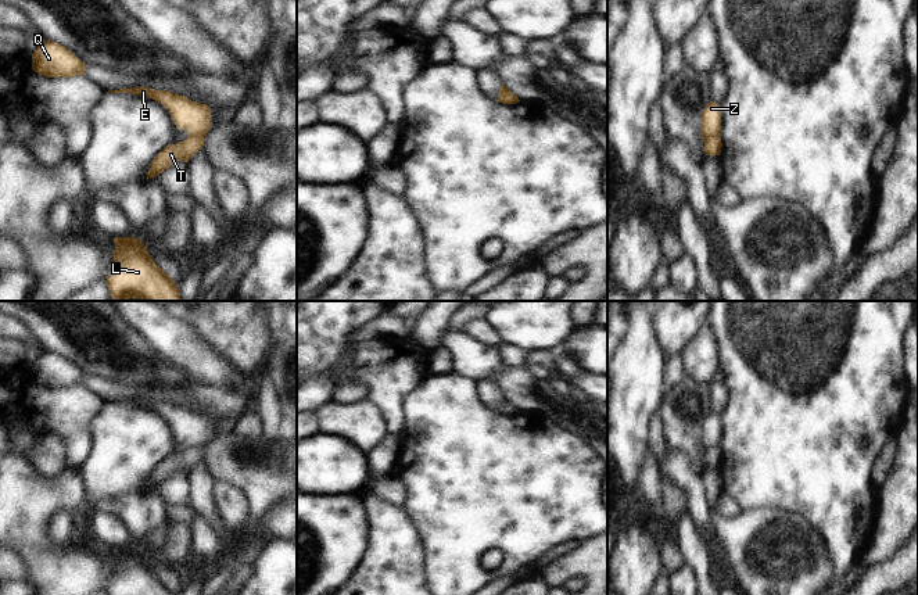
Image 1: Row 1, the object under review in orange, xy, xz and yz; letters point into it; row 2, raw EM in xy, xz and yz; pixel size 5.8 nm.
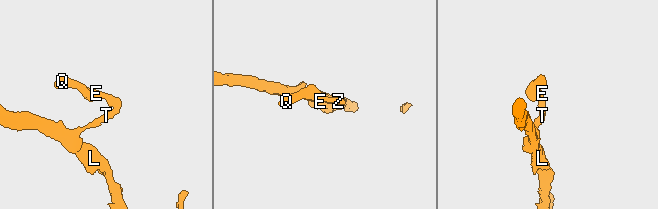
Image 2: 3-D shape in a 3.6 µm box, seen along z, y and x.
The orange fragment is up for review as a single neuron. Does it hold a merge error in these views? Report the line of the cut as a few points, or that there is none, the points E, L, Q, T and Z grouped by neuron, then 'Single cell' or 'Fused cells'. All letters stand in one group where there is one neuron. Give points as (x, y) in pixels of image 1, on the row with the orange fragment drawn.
Split along xz (499, 95), (511, 95), (513, 103). Groups: E Q Z / L T. Fused cells.

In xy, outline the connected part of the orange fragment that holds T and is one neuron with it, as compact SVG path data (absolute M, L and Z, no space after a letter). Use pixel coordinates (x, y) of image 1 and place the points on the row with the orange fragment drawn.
M193 136L186 140L166 146L150 164L148 178L155 178L165 169L168 169L176 161L189 162L189 159L198 151L202 150L204 137Z

